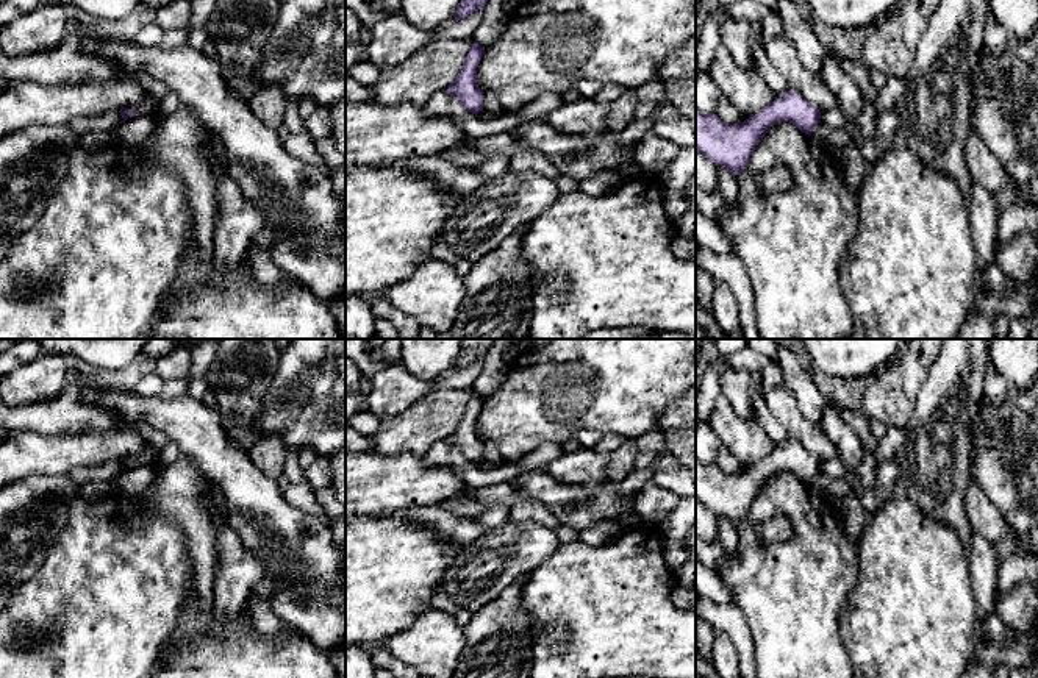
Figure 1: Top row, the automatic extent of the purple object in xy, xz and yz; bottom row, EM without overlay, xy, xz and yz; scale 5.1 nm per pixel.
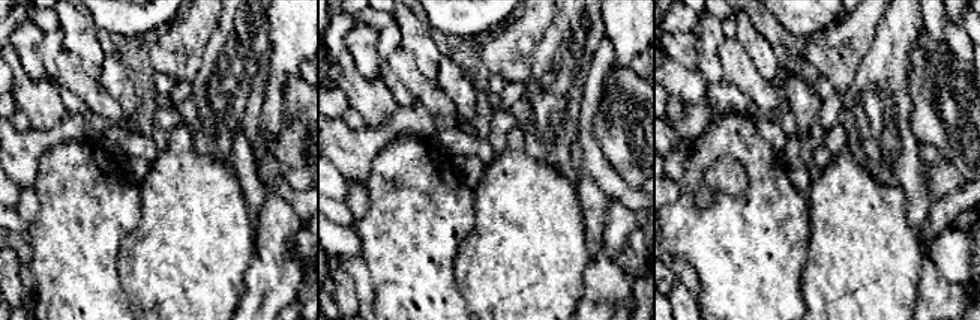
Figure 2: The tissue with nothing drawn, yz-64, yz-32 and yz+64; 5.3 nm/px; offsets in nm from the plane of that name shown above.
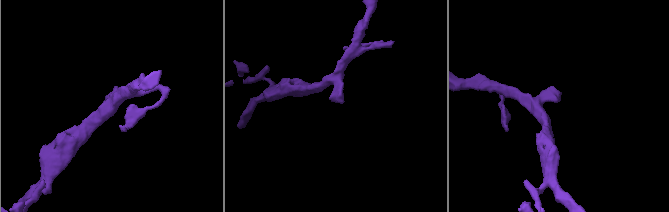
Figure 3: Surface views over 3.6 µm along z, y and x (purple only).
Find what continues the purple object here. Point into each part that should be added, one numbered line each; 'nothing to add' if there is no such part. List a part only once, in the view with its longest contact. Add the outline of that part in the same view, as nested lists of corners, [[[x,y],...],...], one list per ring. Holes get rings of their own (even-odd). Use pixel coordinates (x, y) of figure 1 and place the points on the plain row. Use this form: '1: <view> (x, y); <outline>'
nothing to add

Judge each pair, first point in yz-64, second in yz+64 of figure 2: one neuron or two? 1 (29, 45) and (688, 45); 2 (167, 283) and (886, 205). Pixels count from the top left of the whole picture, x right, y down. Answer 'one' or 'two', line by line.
1: one
2: one

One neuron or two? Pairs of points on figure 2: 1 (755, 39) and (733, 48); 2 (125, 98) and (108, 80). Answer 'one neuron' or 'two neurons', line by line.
1: two neurons
2: one neuron

